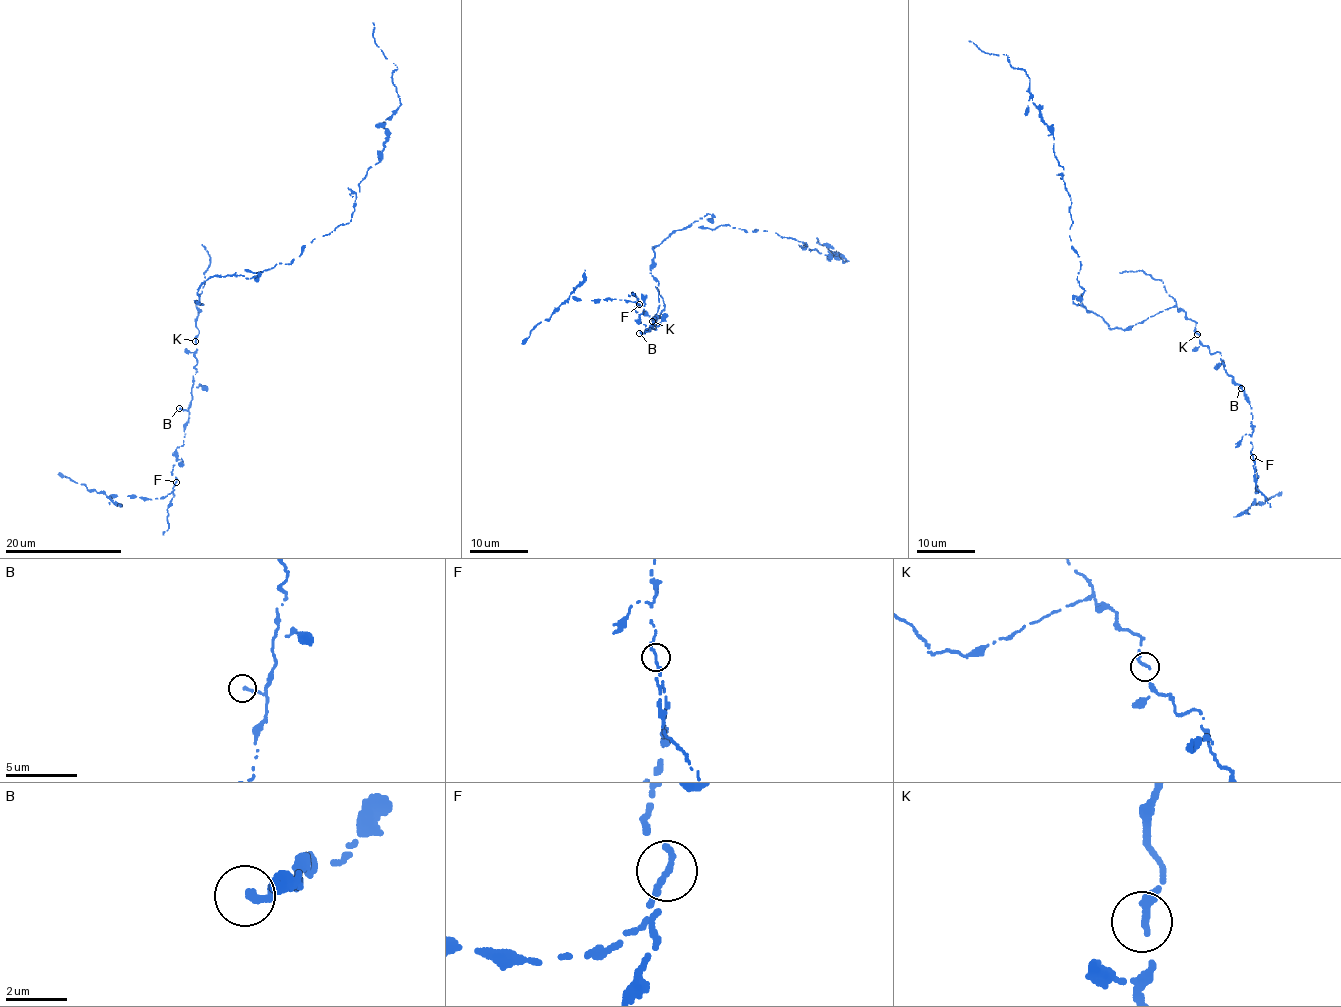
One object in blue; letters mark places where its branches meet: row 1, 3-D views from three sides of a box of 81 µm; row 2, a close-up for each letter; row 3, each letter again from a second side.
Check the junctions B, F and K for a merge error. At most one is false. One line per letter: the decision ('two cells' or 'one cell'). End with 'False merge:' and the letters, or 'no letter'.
B: one cell
F: two cells
K: one cell
False merge: F

